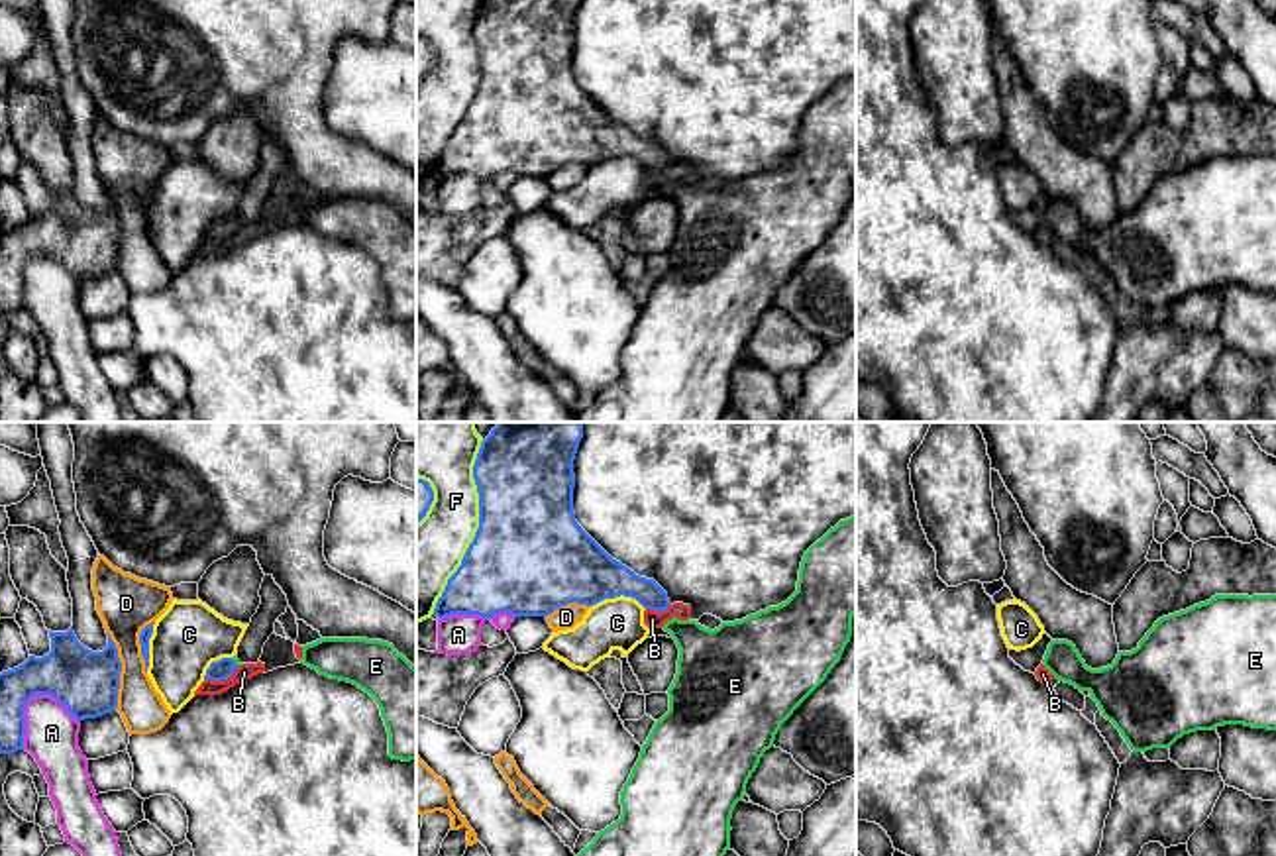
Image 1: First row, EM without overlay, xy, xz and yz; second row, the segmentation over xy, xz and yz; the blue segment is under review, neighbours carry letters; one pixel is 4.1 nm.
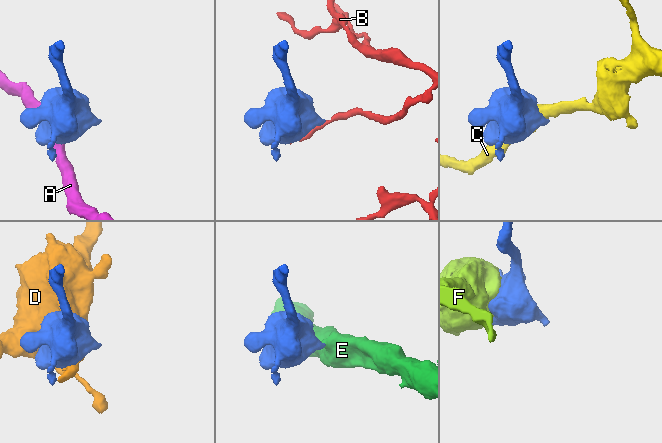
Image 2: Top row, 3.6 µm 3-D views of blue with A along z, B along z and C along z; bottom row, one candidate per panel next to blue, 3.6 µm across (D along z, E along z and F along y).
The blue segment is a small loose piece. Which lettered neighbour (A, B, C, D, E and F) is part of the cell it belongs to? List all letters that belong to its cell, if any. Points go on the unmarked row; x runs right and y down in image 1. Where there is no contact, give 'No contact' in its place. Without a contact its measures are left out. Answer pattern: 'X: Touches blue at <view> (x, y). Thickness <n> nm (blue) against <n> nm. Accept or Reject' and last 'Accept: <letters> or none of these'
A: Touches blue at xy (30, 258). Thickness 260 nm (blue) against 220 nm. Reject
B: Touches blue at xy (222, 240). Thickness 90 nm (blue) against 70 nm. Reject
C: Touches blue at xz (617, 156). Thickness 300 nm (blue) against 220 nm. Reject
D: Touches blue at xy (120, 230). Thickness 260 nm (blue) against 220 nm. Reject
E: Touches blue at xy (234, 222). Thickness 90 nm (blue) against 20 nm. Accept
F: Touches blue at xz (479, 87). Thickness 480 nm (blue) against 260 nm. Reject
Accept: E

